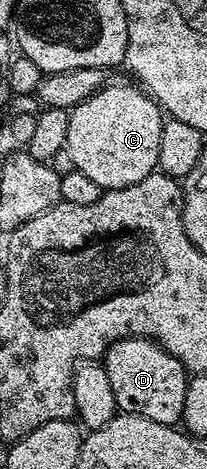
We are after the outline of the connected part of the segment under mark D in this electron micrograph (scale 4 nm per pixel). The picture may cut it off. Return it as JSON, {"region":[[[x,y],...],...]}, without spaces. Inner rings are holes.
{"region":[[[145,338],[117,340],[105,354],[104,367],[112,382],[112,394],[116,394],[119,413],[136,414],[171,426],[181,421],[188,373],[186,367],[159,344]]]}

